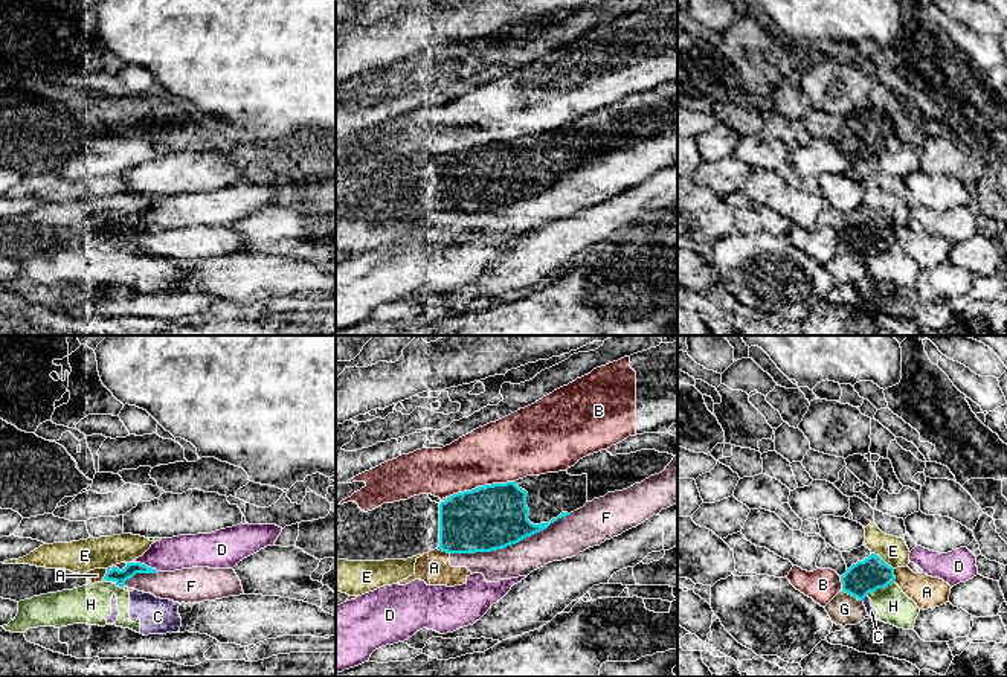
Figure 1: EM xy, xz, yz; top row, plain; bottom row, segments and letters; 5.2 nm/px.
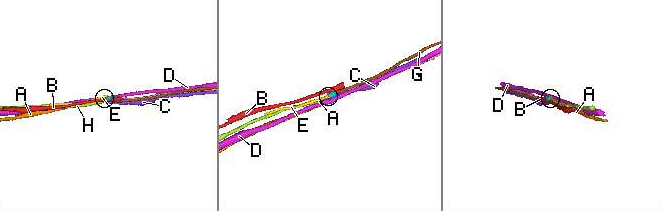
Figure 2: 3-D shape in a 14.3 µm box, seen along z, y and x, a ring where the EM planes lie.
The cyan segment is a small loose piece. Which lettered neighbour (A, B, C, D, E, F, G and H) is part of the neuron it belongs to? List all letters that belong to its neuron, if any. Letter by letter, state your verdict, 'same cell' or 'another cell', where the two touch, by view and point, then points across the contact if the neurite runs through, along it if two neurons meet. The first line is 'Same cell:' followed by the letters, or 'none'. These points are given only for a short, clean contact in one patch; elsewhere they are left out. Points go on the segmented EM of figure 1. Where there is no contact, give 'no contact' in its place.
Same cell: none
A: another cell | xy (106, 575)
B: another cell | xz (481, 487) | along xz (514, 481), (479, 485), (447, 497)
C: another cell | yz (864, 598)
D: another cell | xy (144, 564)
E: another cell | yz (881, 558) | along yz (871, 552), (878, 554), (893, 569)
F: another cell | xz (510, 545)
G: another cell | yz (852, 595)
H: another cell | yz (879, 587) | along yz (893, 581), (865, 595)

